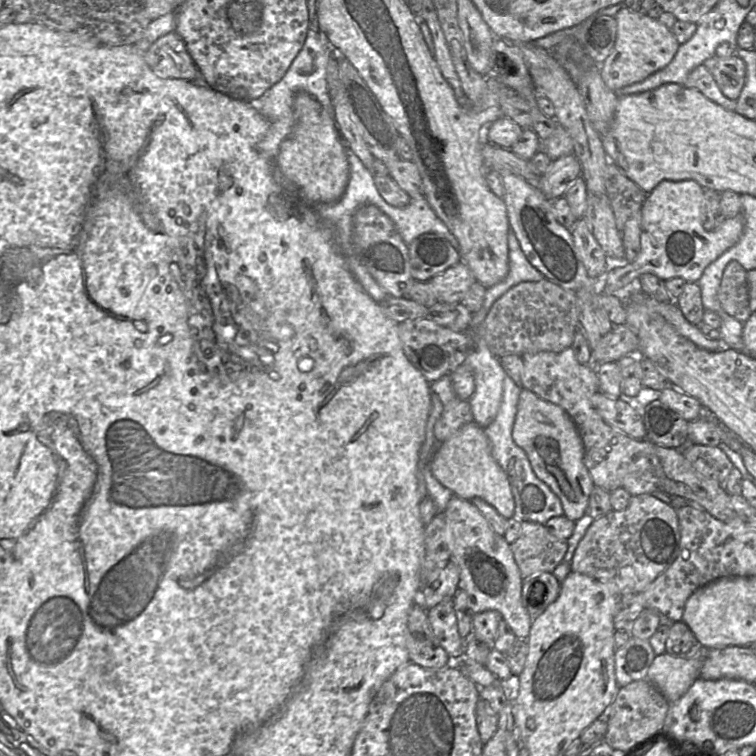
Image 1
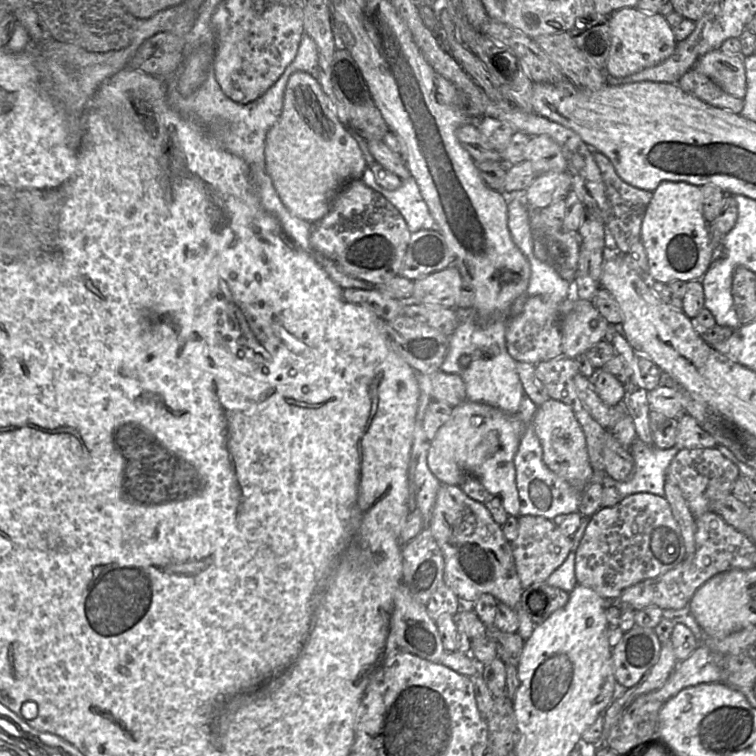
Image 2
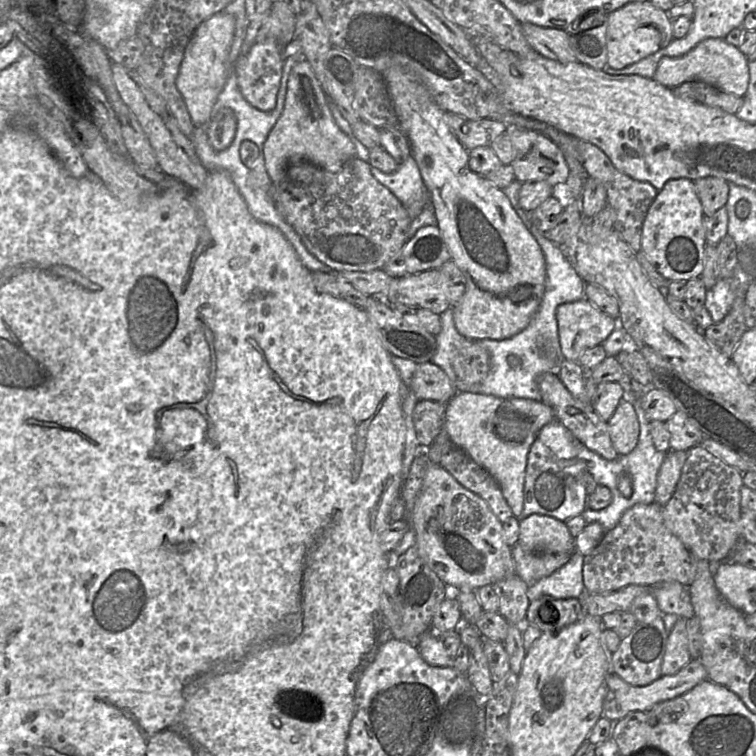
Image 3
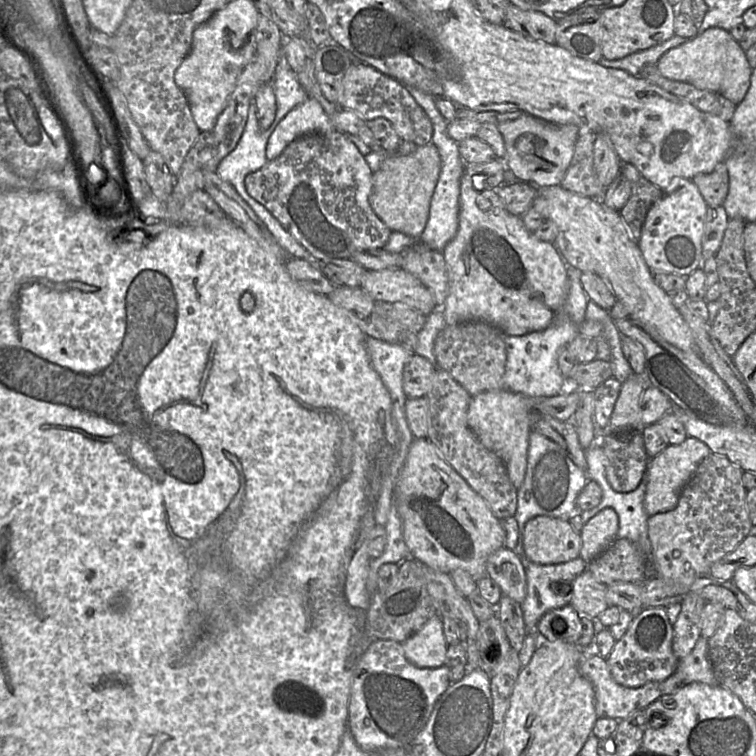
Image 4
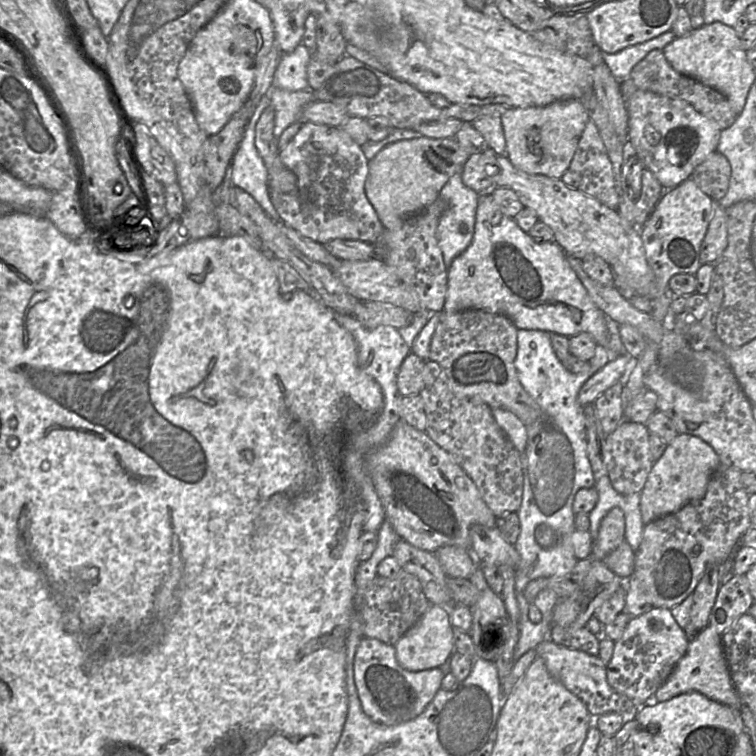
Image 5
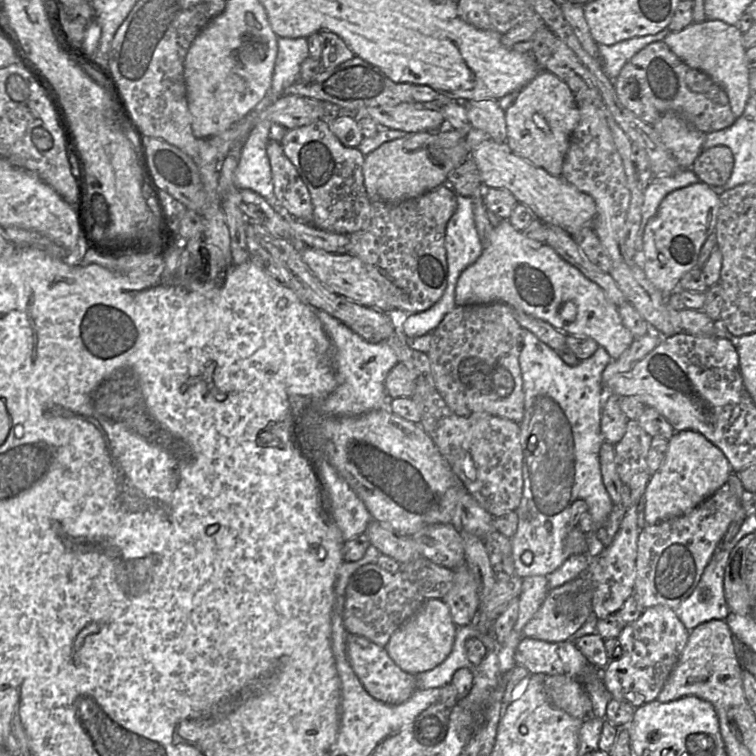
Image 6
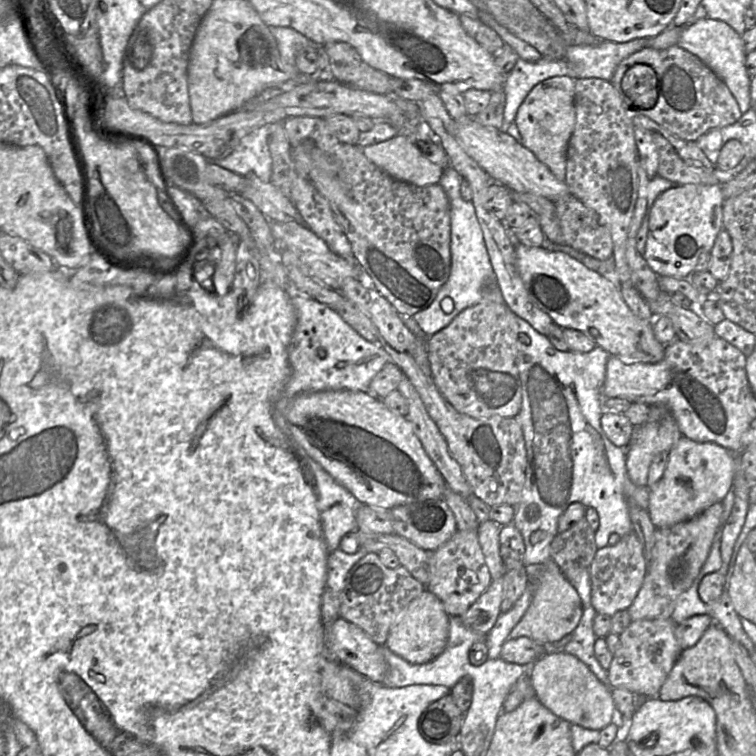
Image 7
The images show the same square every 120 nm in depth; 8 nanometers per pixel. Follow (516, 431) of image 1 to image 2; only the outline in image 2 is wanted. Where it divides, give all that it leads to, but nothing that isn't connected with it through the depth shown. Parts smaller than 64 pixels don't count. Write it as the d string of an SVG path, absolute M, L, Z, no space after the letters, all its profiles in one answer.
M550 398L536 409L529 425L540 440L545 464L572 487L582 492L592 480L593 469L584 432L571 408L559 400Z

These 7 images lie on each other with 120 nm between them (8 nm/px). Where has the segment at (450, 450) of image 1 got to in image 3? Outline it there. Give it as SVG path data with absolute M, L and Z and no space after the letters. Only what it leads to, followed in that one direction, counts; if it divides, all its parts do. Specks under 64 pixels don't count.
M458 392L448 403L446 406L446 414L444 418L443 431L441 431L437 437L434 439L432 445L426 448L425 456L430 463L440 464L440 460L444 454L446 454L453 447L458 447L464 450L470 458L472 458L477 464L483 467L499 484L503 496L507 501L508 505L512 509L513 516L519 518L523 511L523 503L524 503L524 481L525 481L525 471L527 466L527 456L529 453L529 449L533 442L535 441L538 432L544 427L546 424L555 420L553 410L542 401L535 401L530 399L522 399L522 398L499 398L492 395L485 395L479 393L471 393L471 392Z

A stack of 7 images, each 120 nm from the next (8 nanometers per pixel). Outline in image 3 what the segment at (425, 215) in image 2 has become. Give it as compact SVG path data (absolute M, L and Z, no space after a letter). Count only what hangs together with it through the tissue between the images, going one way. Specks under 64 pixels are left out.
M412 155L398 164L397 170L393 173L386 174L374 167L371 167L370 171L372 176L389 189L403 206L427 199L427 189Z

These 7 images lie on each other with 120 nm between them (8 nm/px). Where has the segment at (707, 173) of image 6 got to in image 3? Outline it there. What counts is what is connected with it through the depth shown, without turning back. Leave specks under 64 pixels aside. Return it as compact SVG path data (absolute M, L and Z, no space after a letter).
M708 176L694 181L697 196L705 216L712 216L728 200L728 182L720 177Z

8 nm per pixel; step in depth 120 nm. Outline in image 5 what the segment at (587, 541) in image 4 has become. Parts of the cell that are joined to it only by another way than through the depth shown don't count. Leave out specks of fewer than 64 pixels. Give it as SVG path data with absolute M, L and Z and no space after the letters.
M614 507L601 521L590 558L602 561L625 540L624 533L624 513L620 508Z

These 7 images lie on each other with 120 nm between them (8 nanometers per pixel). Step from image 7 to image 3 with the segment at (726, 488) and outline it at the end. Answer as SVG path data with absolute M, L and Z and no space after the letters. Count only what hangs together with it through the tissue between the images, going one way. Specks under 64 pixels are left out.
M671 450L658 471L654 502L665 506L675 492L688 451Z

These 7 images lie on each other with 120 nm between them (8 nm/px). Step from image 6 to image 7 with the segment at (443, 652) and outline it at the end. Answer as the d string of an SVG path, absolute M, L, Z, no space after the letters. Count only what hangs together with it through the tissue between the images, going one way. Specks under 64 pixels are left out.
M424 589L397 616L389 630L385 645L394 654L411 664L424 664L432 661L444 651L448 634L449 615L443 603L435 594Z

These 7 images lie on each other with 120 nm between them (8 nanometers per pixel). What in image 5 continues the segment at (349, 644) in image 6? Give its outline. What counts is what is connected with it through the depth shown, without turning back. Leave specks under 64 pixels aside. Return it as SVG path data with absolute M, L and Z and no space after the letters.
M362 637L352 665L353 680L364 713L374 722L387 726L410 721L420 715L441 688L443 671L433 669L412 672L402 668L396 659L394 645Z

